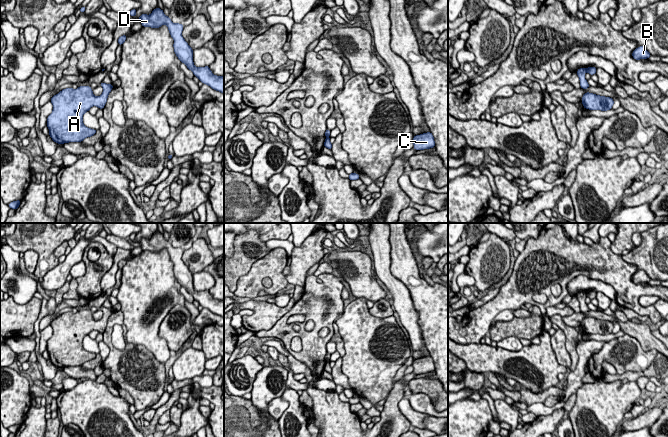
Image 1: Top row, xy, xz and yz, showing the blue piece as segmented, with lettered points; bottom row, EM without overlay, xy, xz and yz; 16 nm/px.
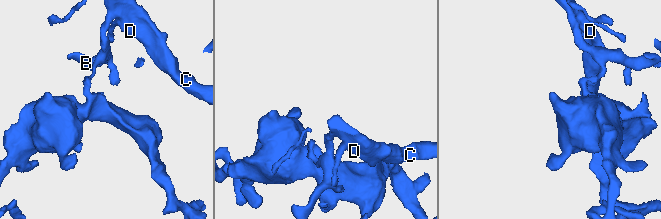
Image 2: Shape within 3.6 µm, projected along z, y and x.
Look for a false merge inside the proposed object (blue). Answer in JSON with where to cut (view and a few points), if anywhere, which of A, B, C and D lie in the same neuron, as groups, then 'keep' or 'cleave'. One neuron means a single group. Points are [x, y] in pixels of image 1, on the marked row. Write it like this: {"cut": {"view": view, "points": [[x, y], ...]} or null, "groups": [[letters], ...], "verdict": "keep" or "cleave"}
{"cut": {"view": "yz", "points": [[587, 69], [585, 71]]}, "groups": [["A"], ["B", "C", "D"]], "verdict": "cleave"}

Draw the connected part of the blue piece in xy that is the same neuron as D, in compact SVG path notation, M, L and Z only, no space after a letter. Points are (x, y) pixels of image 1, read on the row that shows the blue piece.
M159 7L154 9L150 15L141 14L138 19L141 21L143 27L159 28L162 25L166 25L170 36L174 40L174 52L178 59L184 63L203 84L224 94L224 76L214 75L209 66L196 67L194 65L193 49L182 36L183 24L173 23Z

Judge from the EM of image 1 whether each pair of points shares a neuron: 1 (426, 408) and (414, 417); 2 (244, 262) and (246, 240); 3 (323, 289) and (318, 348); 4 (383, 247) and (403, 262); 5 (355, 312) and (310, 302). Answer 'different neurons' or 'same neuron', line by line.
1: different neurons
2: same neuron
3: same neuron
4: different neurons
5: different neurons

